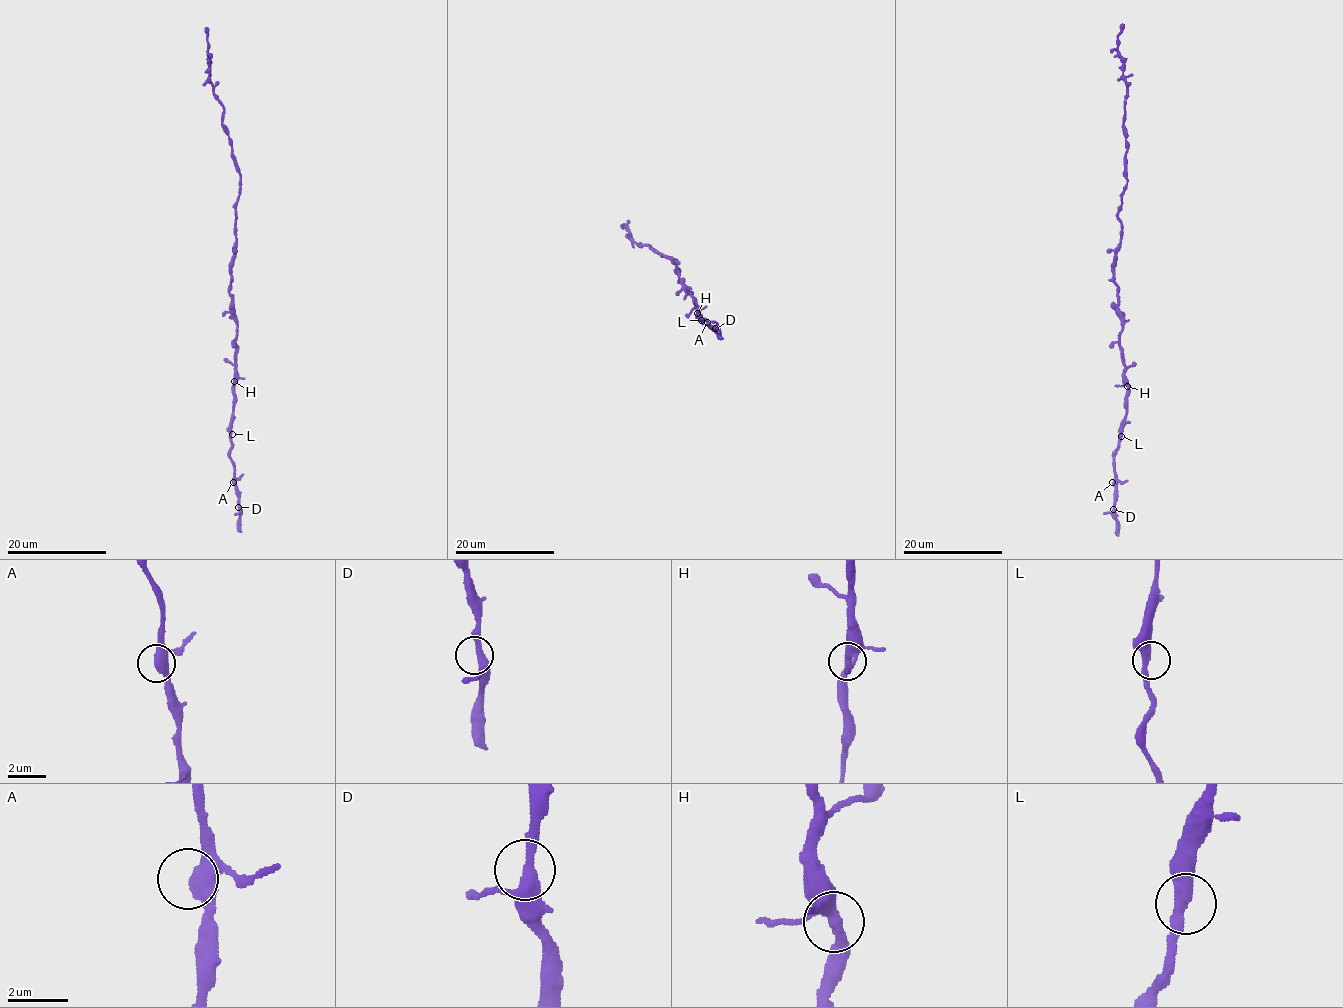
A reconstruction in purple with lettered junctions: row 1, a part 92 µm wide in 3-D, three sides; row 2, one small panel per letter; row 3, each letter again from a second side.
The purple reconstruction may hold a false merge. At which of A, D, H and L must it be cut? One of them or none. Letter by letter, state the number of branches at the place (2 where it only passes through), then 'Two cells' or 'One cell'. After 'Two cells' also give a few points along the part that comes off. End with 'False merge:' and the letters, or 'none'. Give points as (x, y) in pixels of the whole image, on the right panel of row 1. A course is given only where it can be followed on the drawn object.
A: Branches: 3. One cell
D: Branches: 3. One cell
H: Branches: 3. One cell
L: Branches: 2. One cell
False merge: none

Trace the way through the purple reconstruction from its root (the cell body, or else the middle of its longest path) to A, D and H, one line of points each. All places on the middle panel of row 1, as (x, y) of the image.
A: (678, 274), (680, 282), (693, 294), (699, 321), (701, 318), (707, 322)
D: (678, 274), (680, 282), (693, 294), (699, 321), (704, 320), (715, 328)
H: (678, 274), (680, 282), (693, 294), (698, 313)

